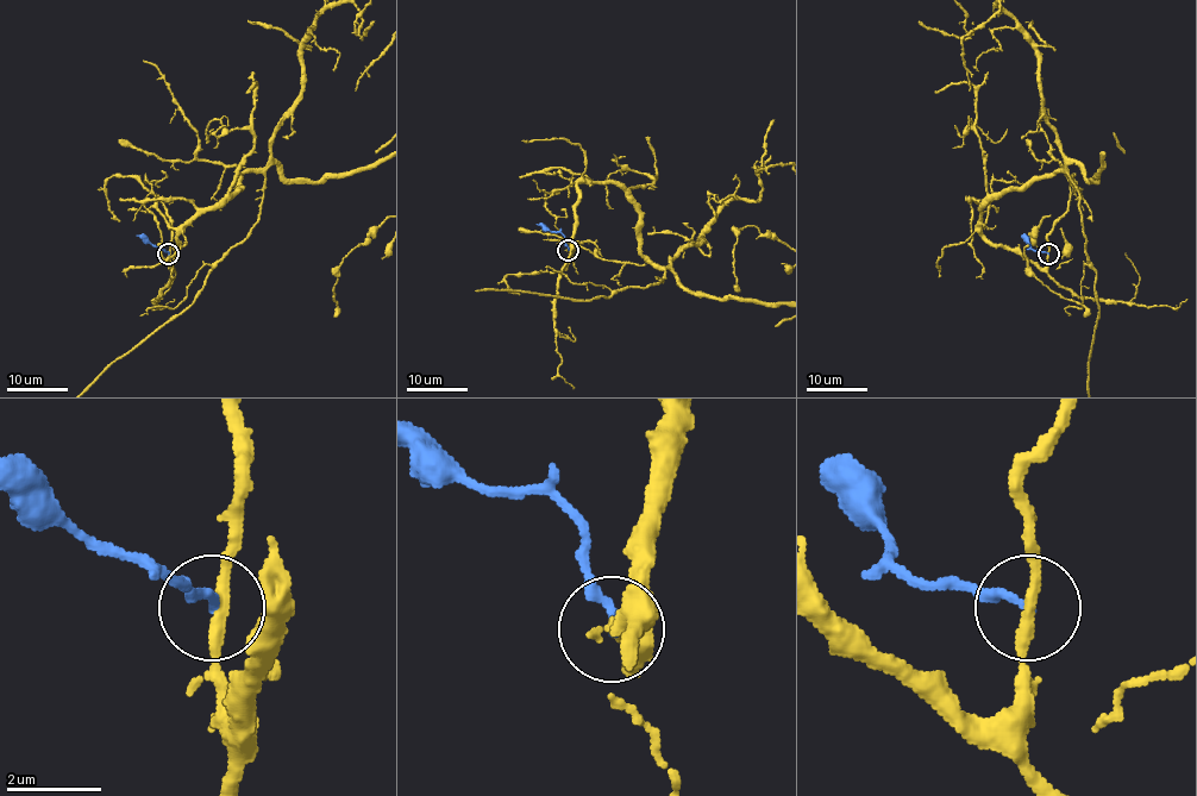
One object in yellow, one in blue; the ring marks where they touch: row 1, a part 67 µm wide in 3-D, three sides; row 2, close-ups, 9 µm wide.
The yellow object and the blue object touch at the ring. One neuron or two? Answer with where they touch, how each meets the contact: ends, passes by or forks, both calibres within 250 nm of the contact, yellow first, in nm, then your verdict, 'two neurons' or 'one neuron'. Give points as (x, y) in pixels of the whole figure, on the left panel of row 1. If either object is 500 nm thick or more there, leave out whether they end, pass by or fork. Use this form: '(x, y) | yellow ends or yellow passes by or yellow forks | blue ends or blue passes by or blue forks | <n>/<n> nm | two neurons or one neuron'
(168, 254) | yellow passes by | blue ends | 260/200 nm | two neurons

